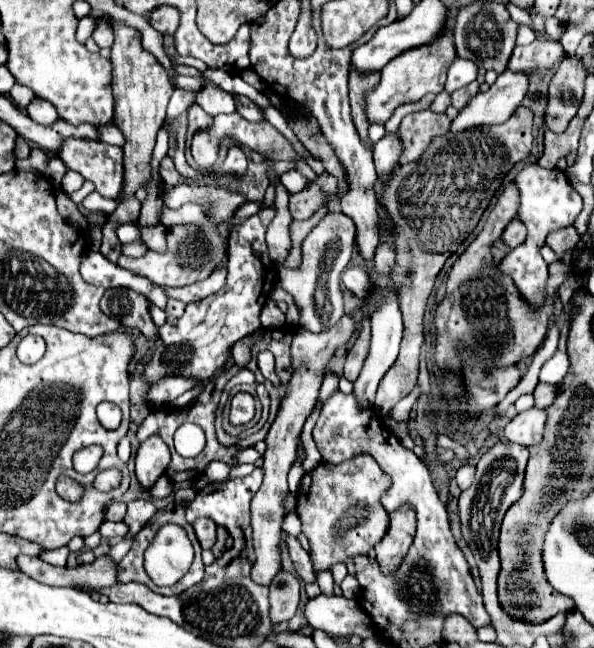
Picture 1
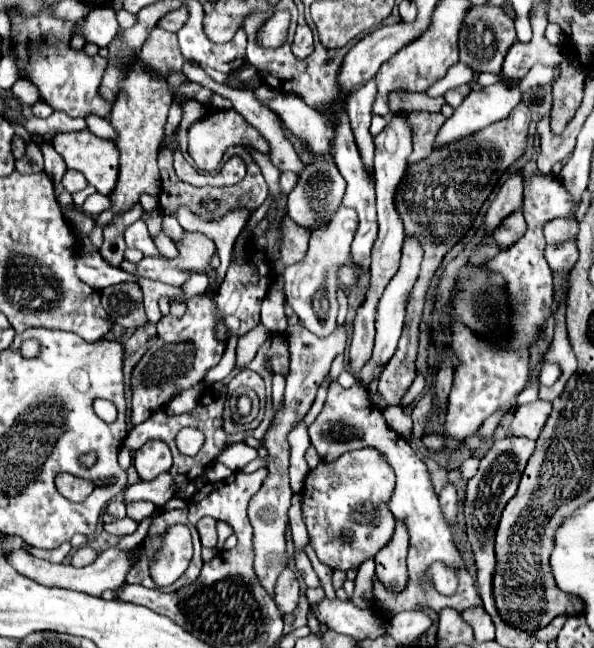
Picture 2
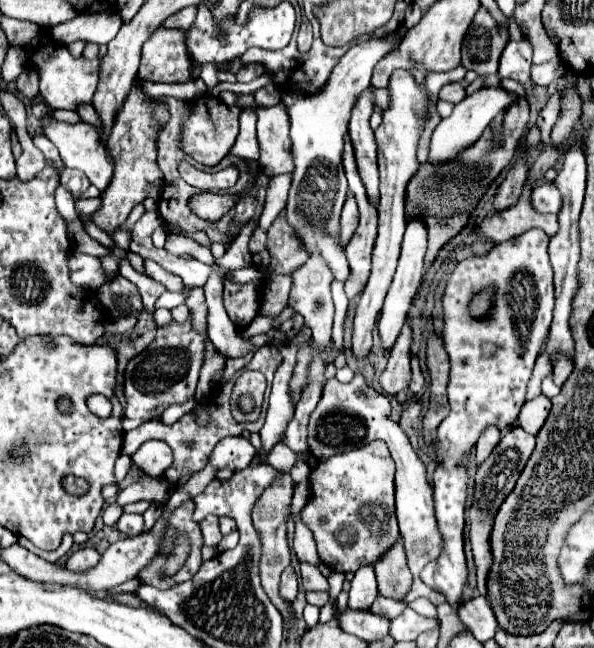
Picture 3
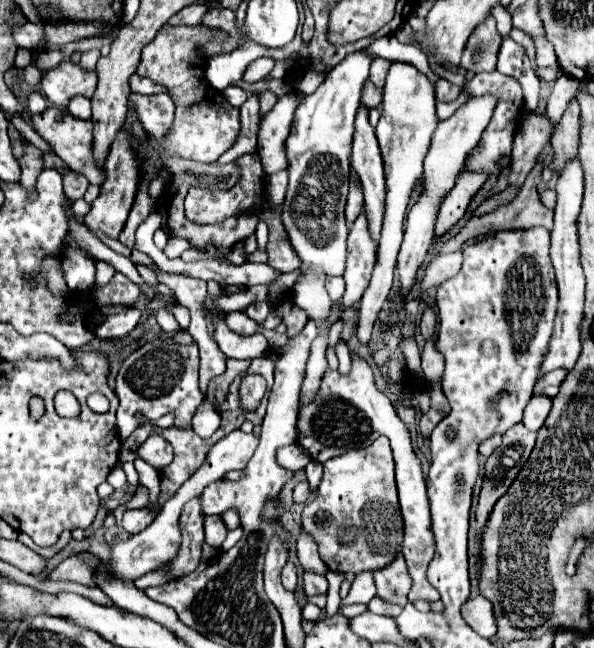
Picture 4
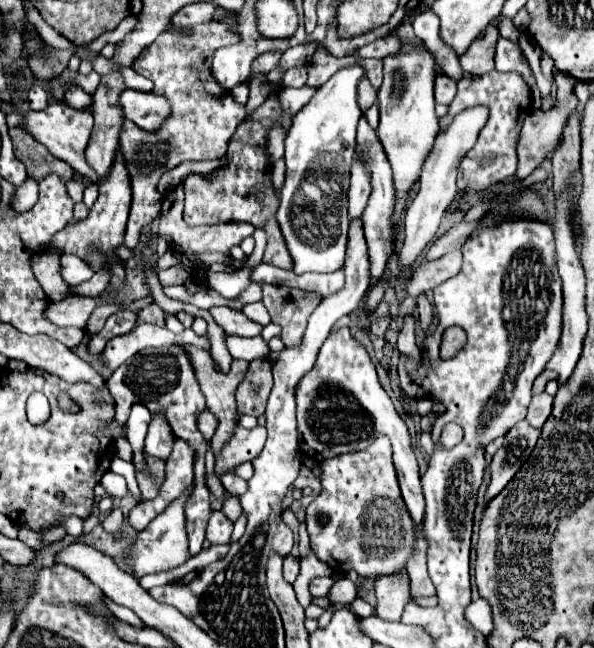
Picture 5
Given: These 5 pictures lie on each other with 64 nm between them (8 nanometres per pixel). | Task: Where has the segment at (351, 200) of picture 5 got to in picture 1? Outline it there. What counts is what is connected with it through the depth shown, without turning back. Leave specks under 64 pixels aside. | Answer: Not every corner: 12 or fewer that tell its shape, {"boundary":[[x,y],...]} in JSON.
{"boundary":[[328,212],[304,238],[302,266],[278,268],[300,326],[332,328],[344,316],[340,274],[356,226]]}

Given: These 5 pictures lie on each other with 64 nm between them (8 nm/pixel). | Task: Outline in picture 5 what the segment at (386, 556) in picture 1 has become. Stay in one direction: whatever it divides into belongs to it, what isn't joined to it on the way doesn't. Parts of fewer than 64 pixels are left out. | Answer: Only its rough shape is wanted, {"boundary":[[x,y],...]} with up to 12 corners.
{"boundary":[[408,574],[378,576],[376,614],[400,620],[410,602]]}

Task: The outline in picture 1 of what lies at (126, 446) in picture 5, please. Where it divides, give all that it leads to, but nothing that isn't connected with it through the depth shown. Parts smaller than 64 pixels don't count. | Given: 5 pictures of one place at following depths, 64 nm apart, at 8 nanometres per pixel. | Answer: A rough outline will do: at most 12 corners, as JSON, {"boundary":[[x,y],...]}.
{"boundary":[[150,436],[136,454],[136,478],[152,488],[170,464],[168,446]]}

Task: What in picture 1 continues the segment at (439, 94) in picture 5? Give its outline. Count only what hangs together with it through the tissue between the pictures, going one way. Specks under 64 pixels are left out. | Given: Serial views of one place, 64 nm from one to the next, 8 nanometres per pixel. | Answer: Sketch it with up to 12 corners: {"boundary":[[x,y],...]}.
{"boundary":[[472,82],[452,92],[452,106],[464,108],[478,90],[480,84]]}

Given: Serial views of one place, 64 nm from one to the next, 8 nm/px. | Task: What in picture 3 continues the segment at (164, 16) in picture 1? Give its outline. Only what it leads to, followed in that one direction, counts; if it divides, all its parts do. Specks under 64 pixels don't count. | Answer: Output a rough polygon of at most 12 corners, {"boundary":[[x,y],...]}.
{"boundary":[[188,6],[164,20],[164,28],[186,30],[196,18],[196,6]]}

